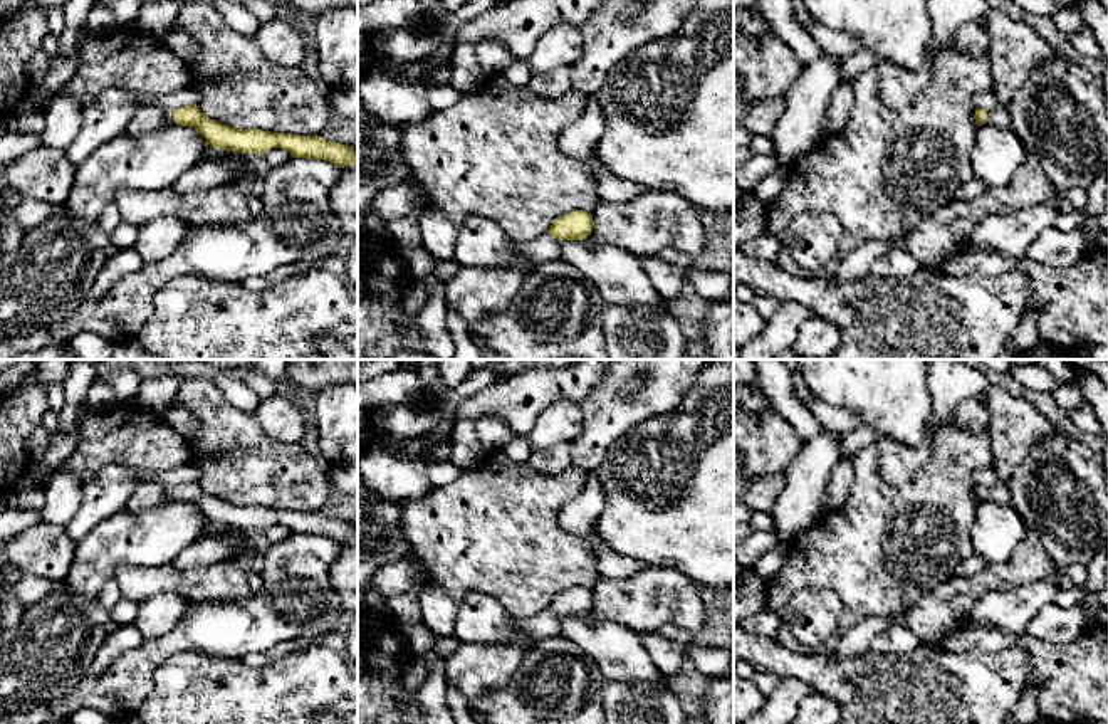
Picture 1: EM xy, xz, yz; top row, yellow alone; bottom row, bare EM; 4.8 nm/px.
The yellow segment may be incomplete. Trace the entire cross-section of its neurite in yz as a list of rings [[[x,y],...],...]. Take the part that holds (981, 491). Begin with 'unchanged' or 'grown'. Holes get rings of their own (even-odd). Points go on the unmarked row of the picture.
grown; [[[994,484],[994,485],[975,485],[974,496],[977,502],[992,501],[997,504],[1011,504],[1011,492],[1007,484]]]

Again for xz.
grown; [[[574,586],[552,598],[549,606],[537,615],[519,620],[517,625],[527,632],[534,642],[559,635],[559,620],[562,616],[583,616],[591,611],[594,603],[593,591]]]

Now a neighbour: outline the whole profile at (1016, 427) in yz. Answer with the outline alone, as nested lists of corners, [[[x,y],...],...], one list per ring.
[[[990,385],[984,403],[989,412],[992,469],[1009,482],[1032,449],[1054,432],[1054,425],[1027,400],[1001,386]]]

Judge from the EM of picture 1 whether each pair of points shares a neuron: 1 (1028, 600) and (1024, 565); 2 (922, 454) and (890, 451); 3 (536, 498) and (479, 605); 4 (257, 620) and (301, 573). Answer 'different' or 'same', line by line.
1: different
2: same
3: different
4: same

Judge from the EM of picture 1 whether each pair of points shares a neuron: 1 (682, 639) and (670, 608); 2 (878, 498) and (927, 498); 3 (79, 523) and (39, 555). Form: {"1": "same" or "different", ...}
{"1": "different", "2": "same", "3": "different"}

